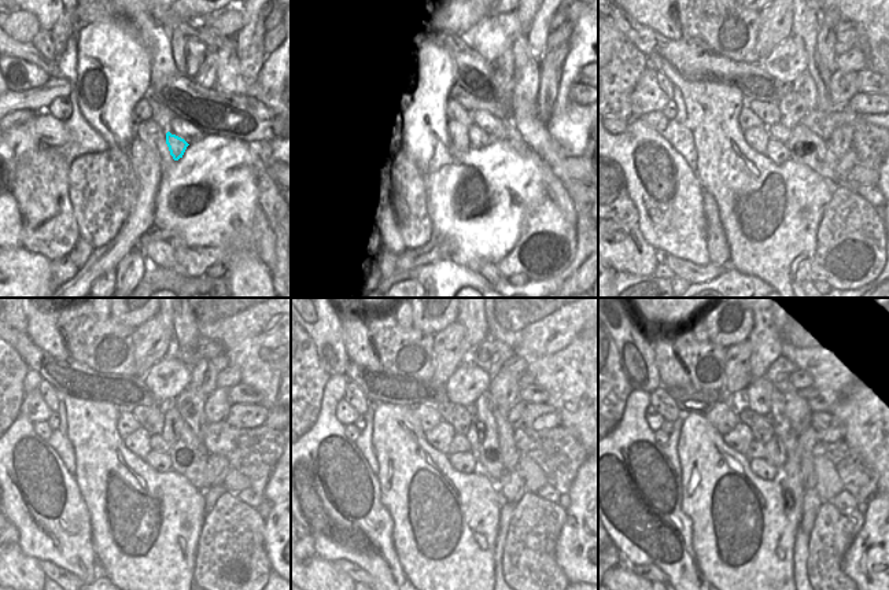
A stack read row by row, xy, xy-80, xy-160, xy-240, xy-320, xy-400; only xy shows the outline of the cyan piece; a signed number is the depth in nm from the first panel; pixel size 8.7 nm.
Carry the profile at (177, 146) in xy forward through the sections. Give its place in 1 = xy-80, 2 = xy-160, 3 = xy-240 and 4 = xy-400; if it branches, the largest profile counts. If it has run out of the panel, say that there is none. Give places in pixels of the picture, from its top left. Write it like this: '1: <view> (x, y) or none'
1: xy-80 (478, 139)
2: xy-160 (777, 151)
3: xy-240 (161, 461)
4: xy-400 (763, 468)

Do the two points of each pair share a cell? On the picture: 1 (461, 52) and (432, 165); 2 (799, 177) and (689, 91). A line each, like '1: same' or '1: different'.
1: different
2: same

